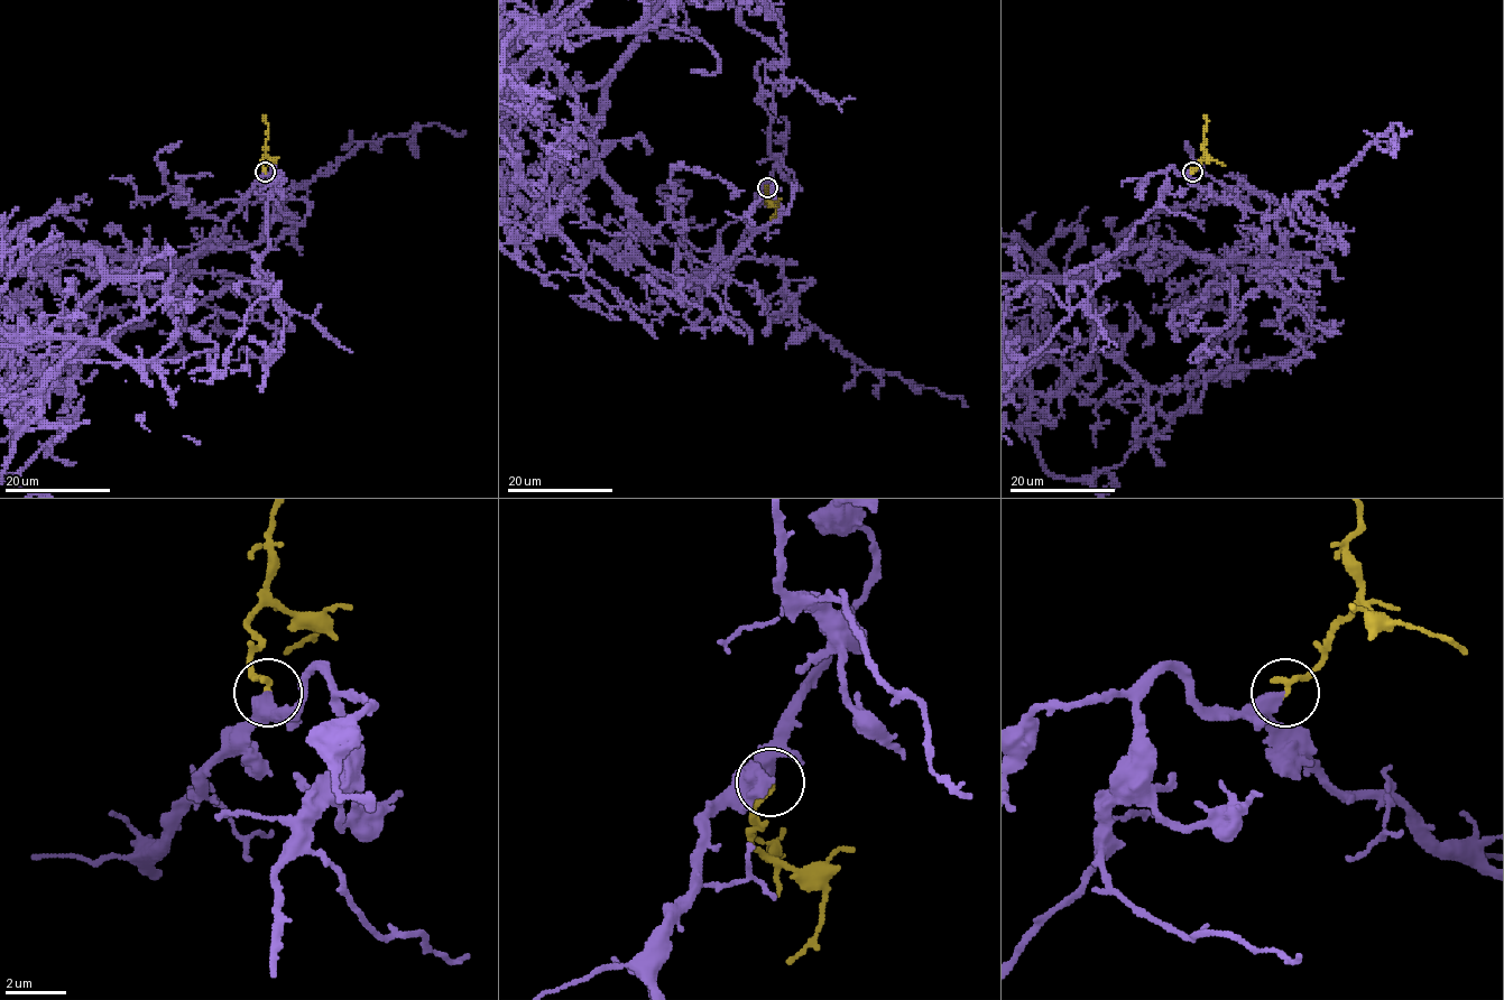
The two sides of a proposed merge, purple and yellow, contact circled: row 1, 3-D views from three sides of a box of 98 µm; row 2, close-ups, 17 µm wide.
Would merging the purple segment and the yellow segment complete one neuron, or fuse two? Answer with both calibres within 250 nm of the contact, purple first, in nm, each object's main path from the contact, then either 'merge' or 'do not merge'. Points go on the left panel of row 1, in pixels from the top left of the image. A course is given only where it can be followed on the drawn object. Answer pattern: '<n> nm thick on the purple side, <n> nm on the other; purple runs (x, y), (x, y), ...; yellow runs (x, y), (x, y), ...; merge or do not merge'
400 nm thick on the purple side, 240 nm on the other; yellow runs (265, 172), (263, 167), (267, 122), (264, 114); merge

